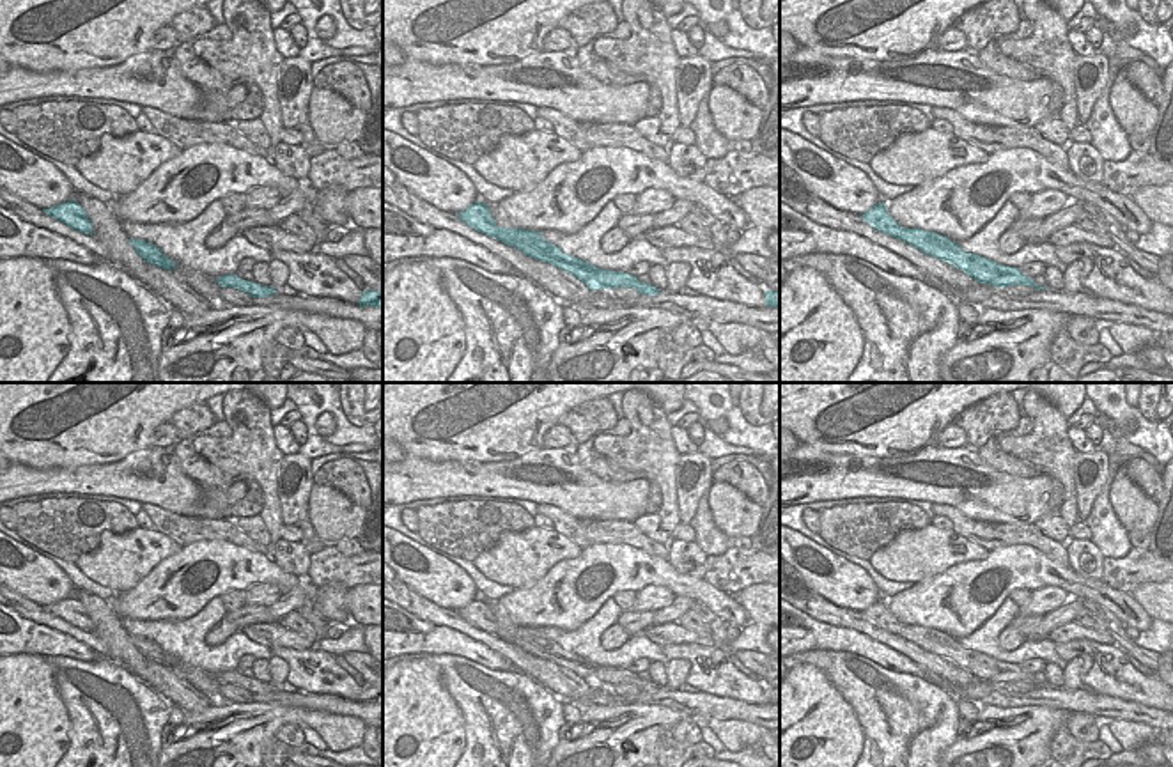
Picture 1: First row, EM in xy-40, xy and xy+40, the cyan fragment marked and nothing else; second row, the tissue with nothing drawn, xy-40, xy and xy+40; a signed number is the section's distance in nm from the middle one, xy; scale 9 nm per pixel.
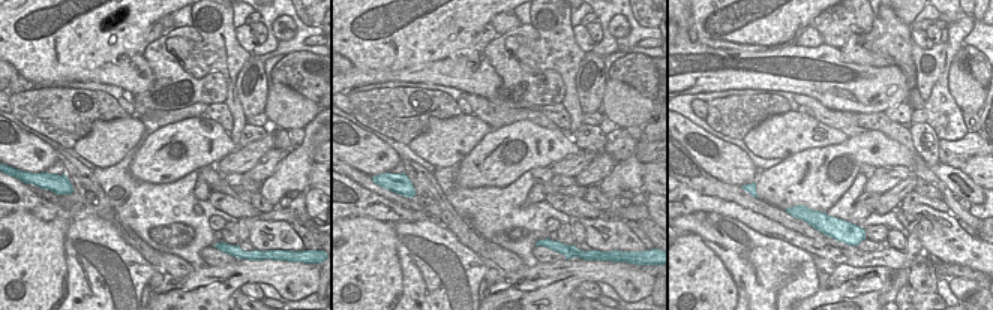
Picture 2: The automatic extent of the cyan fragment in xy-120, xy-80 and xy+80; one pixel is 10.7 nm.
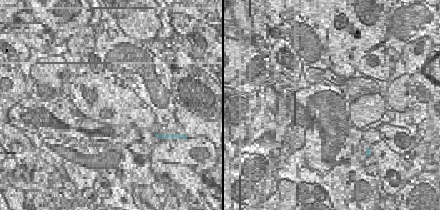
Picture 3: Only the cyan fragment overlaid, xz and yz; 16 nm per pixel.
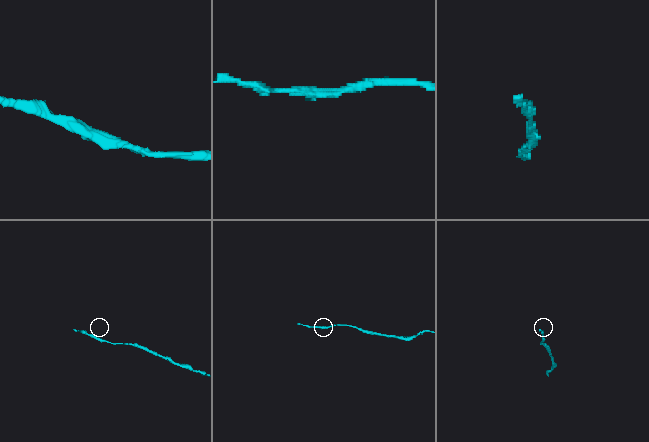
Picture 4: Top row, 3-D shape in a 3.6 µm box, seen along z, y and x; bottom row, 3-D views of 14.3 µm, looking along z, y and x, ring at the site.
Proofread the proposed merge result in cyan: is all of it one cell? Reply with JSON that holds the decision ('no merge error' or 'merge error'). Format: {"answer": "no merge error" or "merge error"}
{"answer": "no merge error"}

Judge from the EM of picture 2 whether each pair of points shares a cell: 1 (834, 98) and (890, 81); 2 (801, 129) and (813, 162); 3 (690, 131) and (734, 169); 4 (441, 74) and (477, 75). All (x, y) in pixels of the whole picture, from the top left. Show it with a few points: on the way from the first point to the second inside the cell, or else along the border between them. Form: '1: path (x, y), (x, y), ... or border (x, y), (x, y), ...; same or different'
1: path (848, 89), (876, 89); same
2: border (843, 141), (809, 147), (783, 160); different
3: path (704, 135), (717, 144), (720, 156); same
4: path (450, 74), (468, 74); same

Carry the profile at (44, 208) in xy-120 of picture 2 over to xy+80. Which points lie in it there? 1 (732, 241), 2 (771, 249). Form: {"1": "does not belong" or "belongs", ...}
{"1": "does not belong", "2": "does not belong"}

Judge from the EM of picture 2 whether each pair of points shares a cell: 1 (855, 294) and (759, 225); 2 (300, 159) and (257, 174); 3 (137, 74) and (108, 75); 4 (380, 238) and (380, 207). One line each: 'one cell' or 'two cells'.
1: two cells
2: two cells
3: one cell
4: two cells

